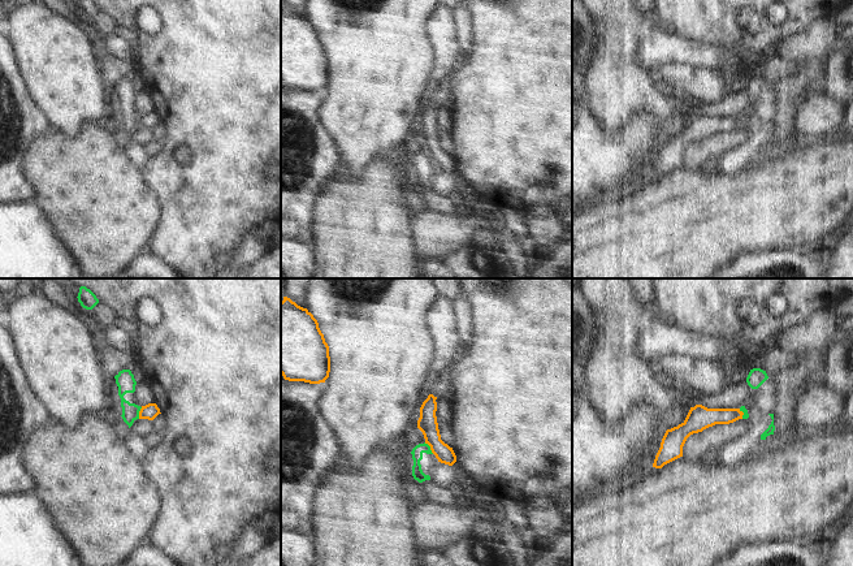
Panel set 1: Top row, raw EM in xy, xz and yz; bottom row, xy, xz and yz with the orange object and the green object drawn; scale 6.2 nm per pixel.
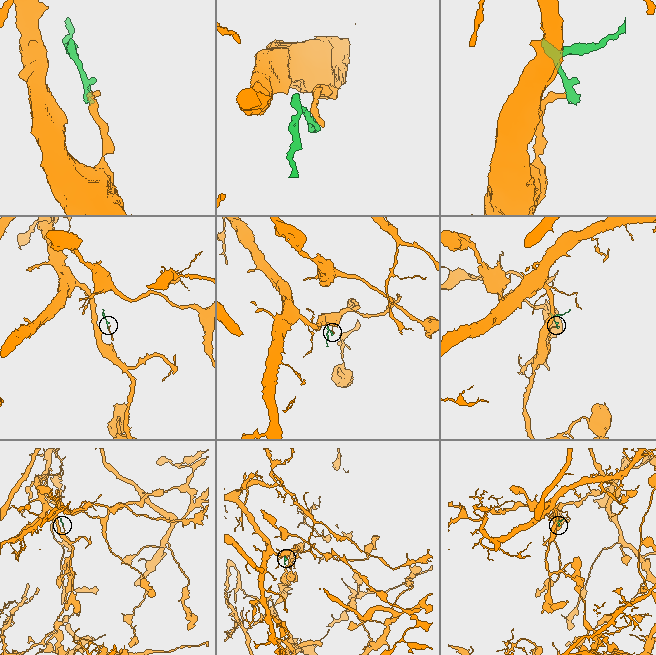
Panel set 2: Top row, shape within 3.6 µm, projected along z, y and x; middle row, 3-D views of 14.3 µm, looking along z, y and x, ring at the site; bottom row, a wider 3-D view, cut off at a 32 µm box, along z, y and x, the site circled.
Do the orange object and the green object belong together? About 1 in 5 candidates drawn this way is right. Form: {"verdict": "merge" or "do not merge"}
{"verdict": "do not merge"}

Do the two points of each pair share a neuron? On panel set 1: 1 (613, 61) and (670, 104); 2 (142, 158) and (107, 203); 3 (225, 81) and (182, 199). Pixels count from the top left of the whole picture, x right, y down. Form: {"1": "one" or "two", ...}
{"1": "one", "2": "two", "3": "one"}

